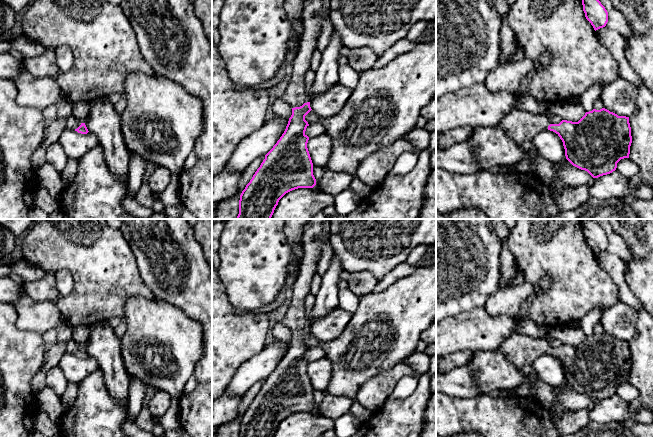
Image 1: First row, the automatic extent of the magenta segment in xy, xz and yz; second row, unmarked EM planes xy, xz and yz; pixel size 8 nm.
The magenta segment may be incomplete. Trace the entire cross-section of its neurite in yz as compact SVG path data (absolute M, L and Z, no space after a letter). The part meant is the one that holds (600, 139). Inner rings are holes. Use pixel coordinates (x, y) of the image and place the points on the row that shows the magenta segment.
M514 108L496 126L517 143L531 142L543 130L555 132L563 142L566 159L593 178L615 171L621 159L629 158L632 143L629 117L618 116L605 108L586 112L578 122L562 120L559 124L551 124L545 115Z

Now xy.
M69 116L64 120L65 120L65 129L75 130L81 134L87 134L89 132L85 123L82 123L73 116Z

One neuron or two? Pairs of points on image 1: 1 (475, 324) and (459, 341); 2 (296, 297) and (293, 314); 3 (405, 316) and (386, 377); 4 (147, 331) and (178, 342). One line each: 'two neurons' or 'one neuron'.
1: one neuron
2: one neuron
3: two neurons
4: one neuron

